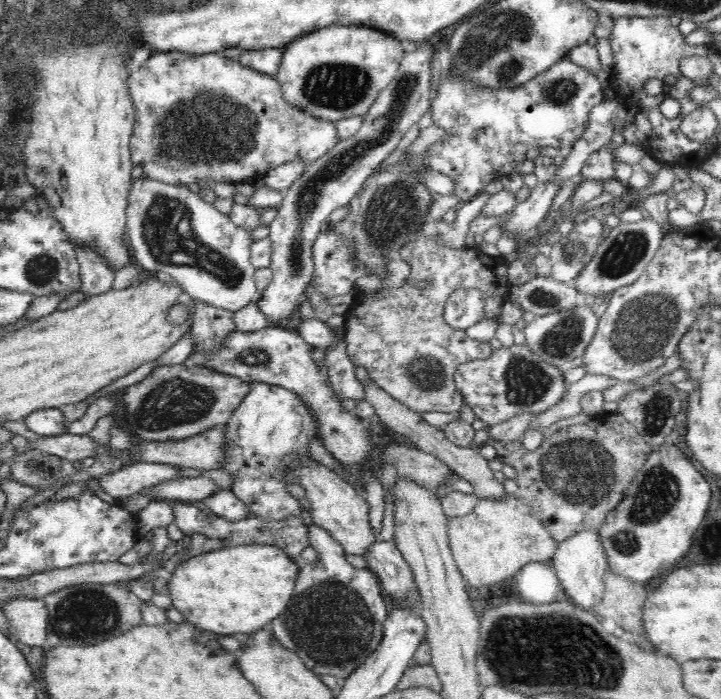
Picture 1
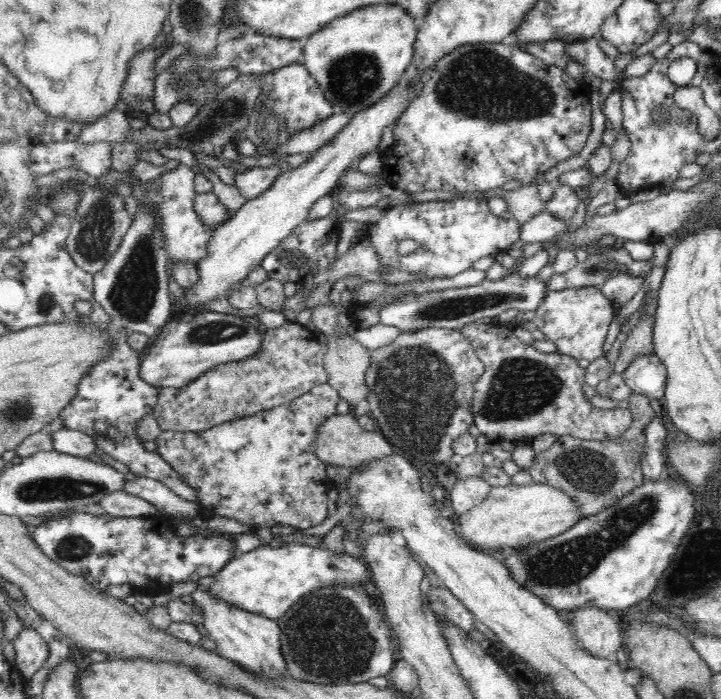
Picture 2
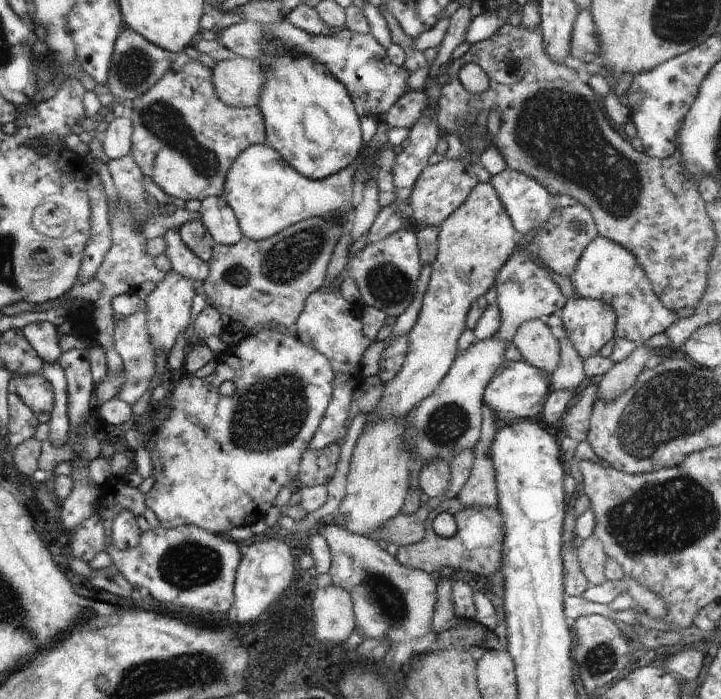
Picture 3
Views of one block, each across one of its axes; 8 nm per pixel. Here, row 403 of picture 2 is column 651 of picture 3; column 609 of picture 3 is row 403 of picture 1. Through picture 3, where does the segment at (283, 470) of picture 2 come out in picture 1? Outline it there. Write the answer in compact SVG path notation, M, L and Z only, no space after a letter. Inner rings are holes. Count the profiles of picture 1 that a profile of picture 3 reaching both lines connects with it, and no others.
M254 383L250 394L234 410L226 424L226 445L222 468L232 475L231 491L253 513L253 517L272 520L302 518L298 499L286 491L281 470L286 461L295 456L310 457L309 447L313 437L320 440L314 415L298 395L280 386Z

